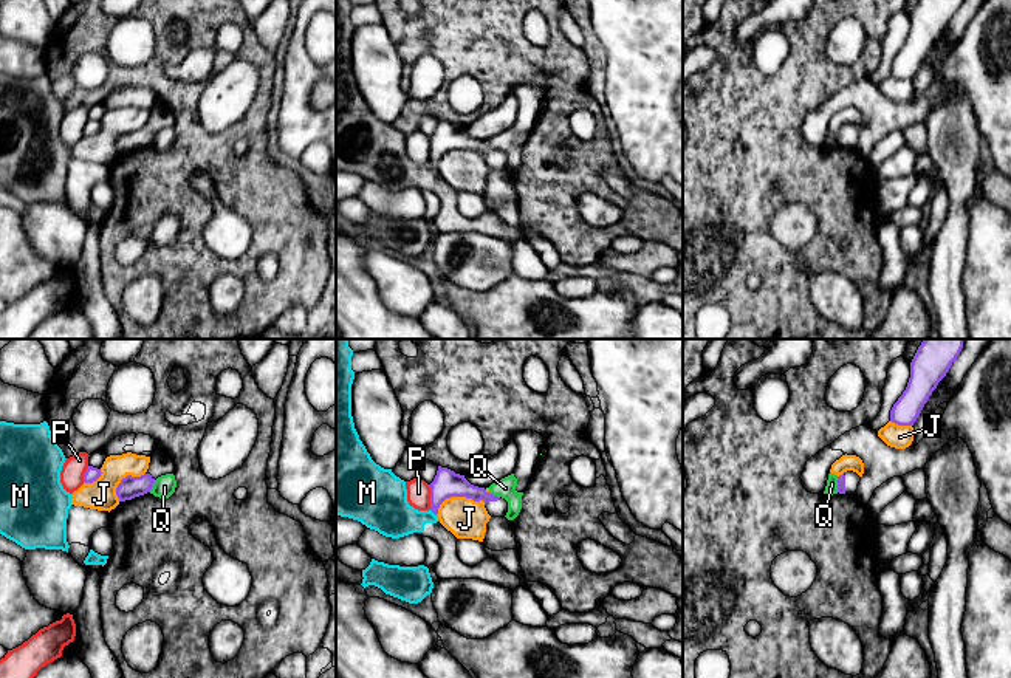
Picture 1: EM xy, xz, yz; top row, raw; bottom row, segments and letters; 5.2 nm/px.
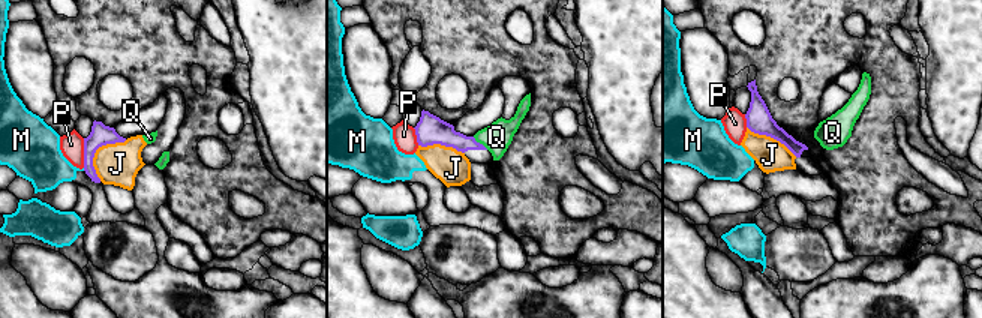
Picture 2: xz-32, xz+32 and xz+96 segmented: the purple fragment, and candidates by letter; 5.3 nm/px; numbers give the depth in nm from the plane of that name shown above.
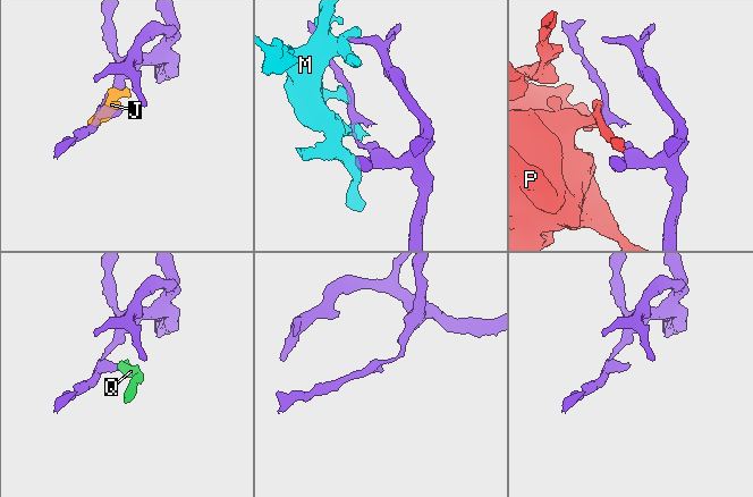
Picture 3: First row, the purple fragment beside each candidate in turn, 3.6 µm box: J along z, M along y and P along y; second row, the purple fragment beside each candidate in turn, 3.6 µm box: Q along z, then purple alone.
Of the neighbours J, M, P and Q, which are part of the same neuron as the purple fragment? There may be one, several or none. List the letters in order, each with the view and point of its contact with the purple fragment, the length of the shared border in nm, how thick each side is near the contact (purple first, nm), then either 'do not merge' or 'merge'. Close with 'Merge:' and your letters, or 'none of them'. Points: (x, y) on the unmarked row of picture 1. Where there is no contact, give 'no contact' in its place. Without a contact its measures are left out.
J: xz (457, 149) | 280 nm | 140/200 nm | do not merge
M: xz (432, 164) | 50 nm | 140/260 nm | do not merge
P: xz (431, 150) | 130 nm | 140/130 nm | do not merge
Q: xy (152, 140) | 70 nm | 120/110 nm | do not merge
Merge: none of them

